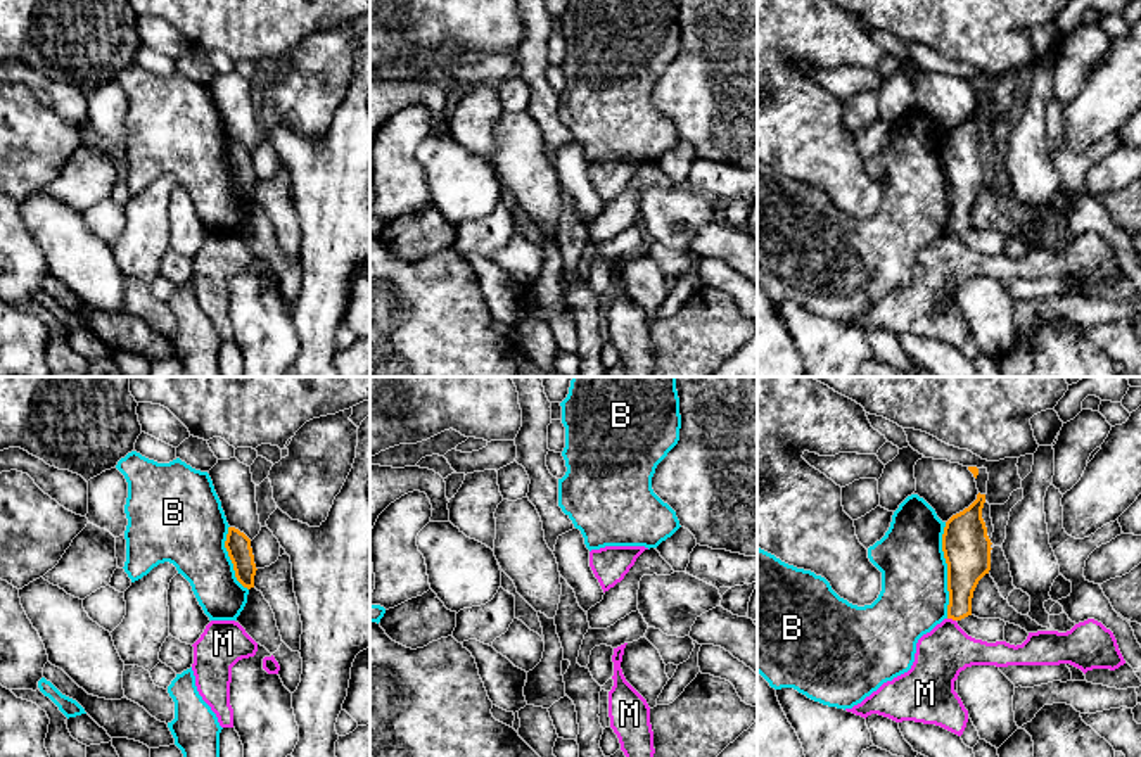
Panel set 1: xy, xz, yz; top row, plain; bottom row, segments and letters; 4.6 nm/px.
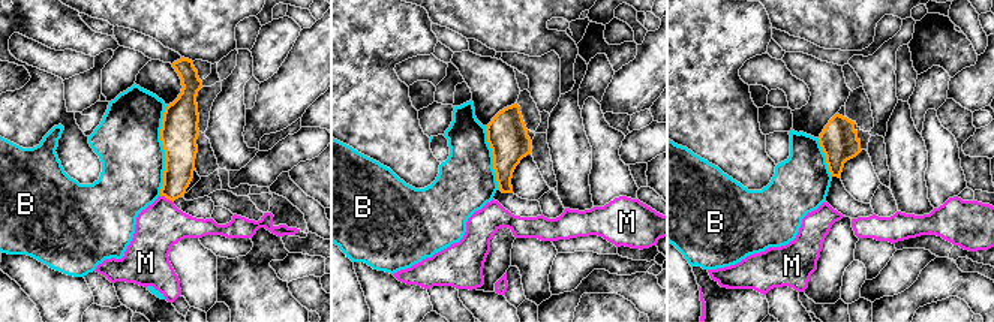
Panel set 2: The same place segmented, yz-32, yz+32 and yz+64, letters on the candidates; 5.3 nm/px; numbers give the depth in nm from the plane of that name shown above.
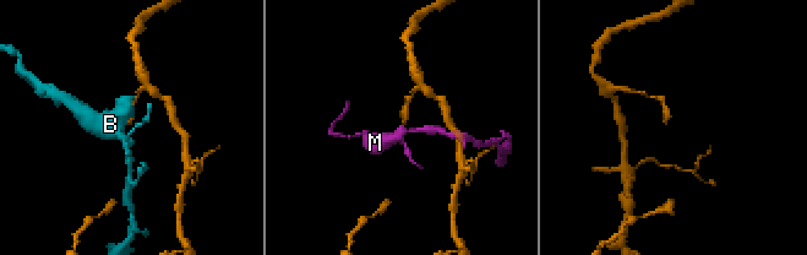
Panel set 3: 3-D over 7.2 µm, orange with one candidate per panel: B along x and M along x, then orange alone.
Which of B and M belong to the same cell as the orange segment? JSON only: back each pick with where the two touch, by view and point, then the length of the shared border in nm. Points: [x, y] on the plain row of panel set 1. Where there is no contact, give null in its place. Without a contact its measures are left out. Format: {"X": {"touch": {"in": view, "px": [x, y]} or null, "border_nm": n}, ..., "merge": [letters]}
{"merge": []}

